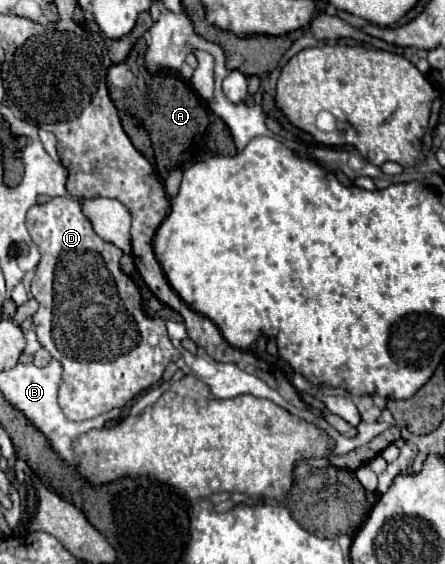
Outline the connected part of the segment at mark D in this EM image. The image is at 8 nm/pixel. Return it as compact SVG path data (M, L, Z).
M73 196L53 198L47 204L33 206L27 212L27 230L41 252L31 284L31 294L39 302L39 310L33 314L33 324L43 348L63 366L59 406L65 416L77 422L95 418L103 412L125 406L139 392L157 384L167 364L177 362L181 354L167 336L165 320L145 316L137 286L119 268L123 252L95 234L89 218L81 212L81 204Z

